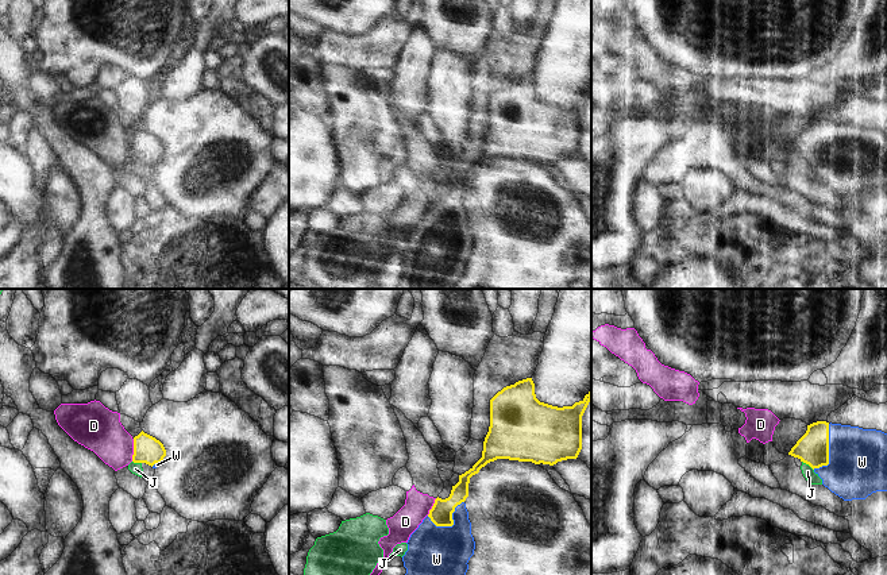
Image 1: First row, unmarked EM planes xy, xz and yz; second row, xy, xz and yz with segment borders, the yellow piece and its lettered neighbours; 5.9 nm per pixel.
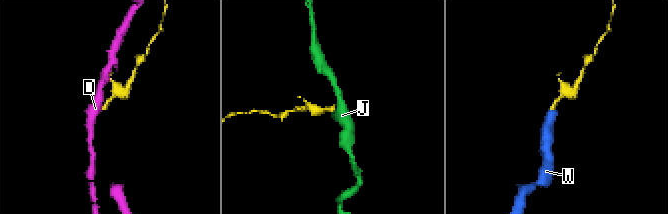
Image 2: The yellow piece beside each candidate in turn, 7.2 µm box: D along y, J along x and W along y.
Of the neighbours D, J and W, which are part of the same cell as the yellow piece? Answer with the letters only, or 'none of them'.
W

